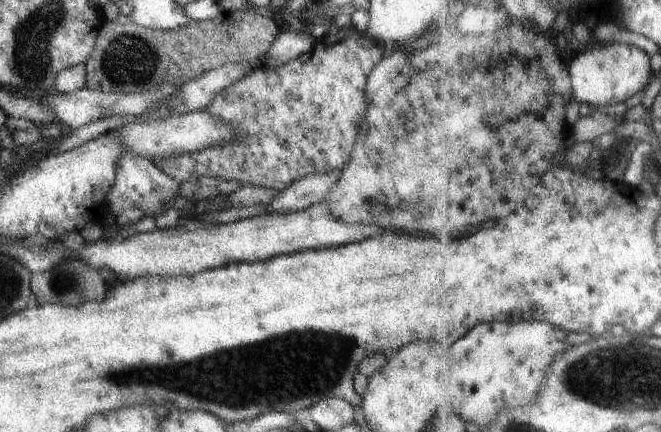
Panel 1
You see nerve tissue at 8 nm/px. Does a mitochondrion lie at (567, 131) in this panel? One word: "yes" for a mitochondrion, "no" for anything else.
no

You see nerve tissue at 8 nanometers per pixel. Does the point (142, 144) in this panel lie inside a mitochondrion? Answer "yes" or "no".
no

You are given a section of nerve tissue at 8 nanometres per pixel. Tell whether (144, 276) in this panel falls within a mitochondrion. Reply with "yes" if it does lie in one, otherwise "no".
no

